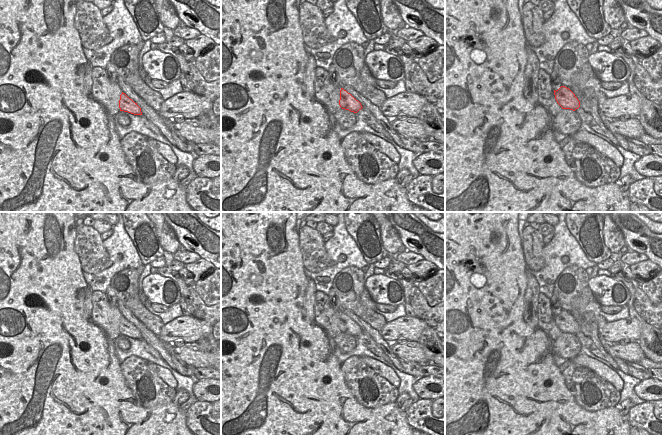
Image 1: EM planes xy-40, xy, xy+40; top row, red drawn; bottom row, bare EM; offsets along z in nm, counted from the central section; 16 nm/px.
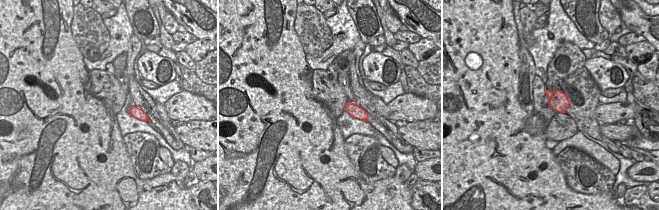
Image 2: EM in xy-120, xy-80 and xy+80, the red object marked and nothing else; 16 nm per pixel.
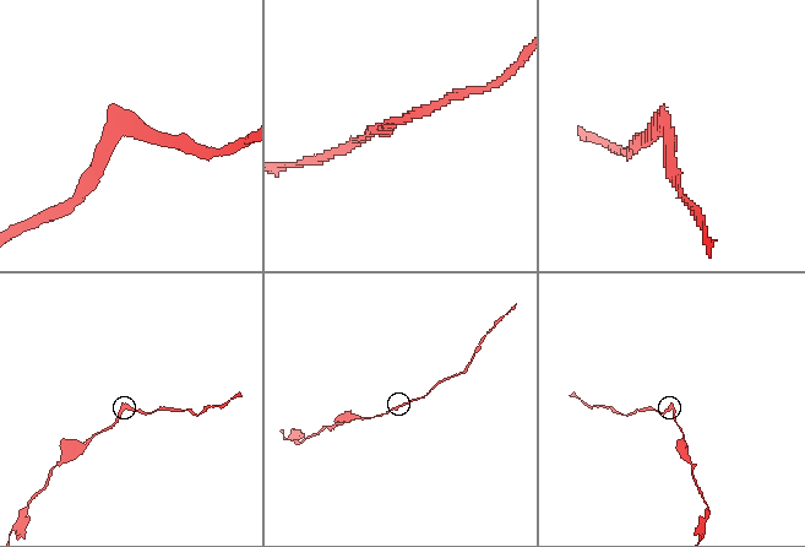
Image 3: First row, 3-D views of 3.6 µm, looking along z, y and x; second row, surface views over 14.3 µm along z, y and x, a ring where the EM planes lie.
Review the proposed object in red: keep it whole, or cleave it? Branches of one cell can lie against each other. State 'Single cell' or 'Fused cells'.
Fused cells

